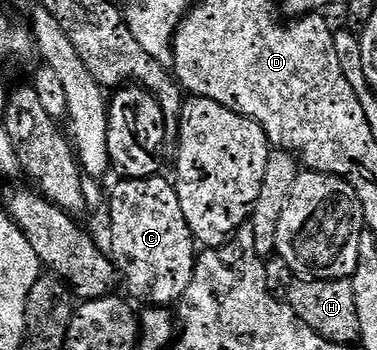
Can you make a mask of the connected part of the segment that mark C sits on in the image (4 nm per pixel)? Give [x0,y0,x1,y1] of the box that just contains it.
[108,174,198,306]

